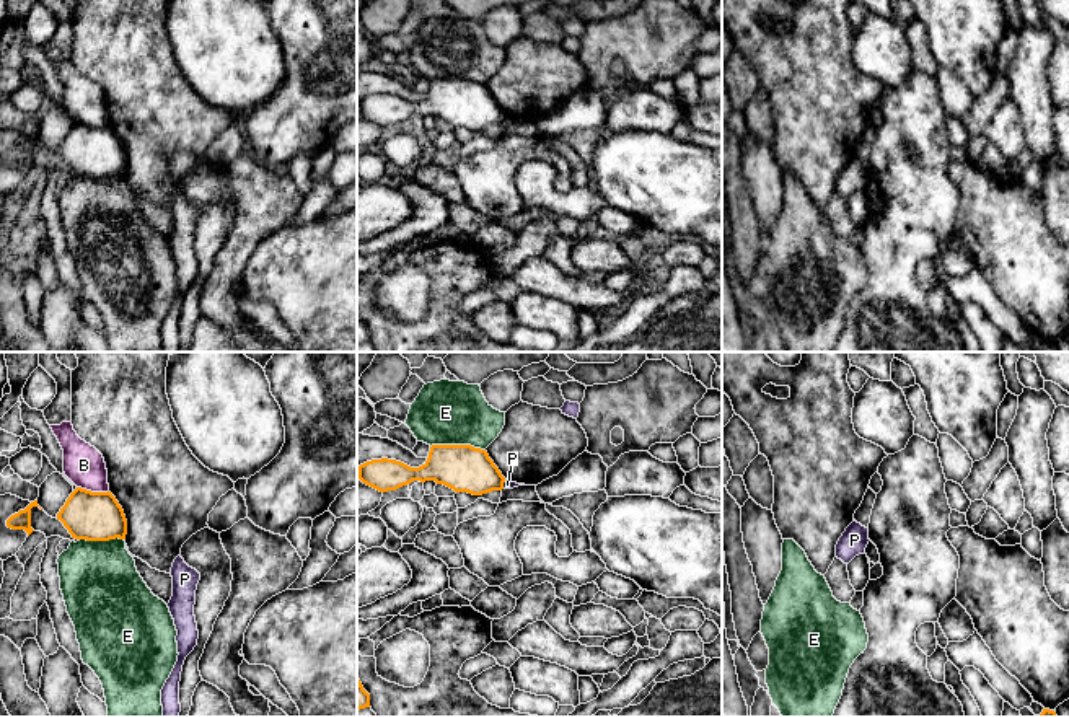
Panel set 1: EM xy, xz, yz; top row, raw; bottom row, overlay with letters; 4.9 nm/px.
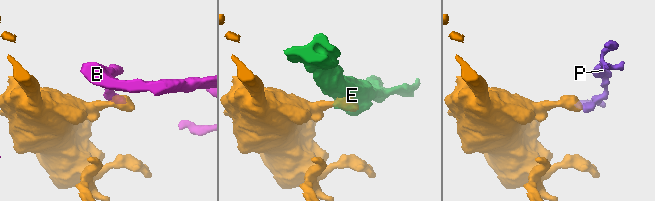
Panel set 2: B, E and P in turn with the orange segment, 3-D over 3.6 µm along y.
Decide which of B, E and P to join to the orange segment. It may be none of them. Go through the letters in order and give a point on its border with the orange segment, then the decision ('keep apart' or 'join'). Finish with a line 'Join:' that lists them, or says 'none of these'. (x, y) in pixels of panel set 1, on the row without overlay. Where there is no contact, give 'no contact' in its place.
B: xy (93, 127) | keep apart
E: xz (458, 80) | keep apart
P: xz (502, 119) | keep apart
Join: none of these

